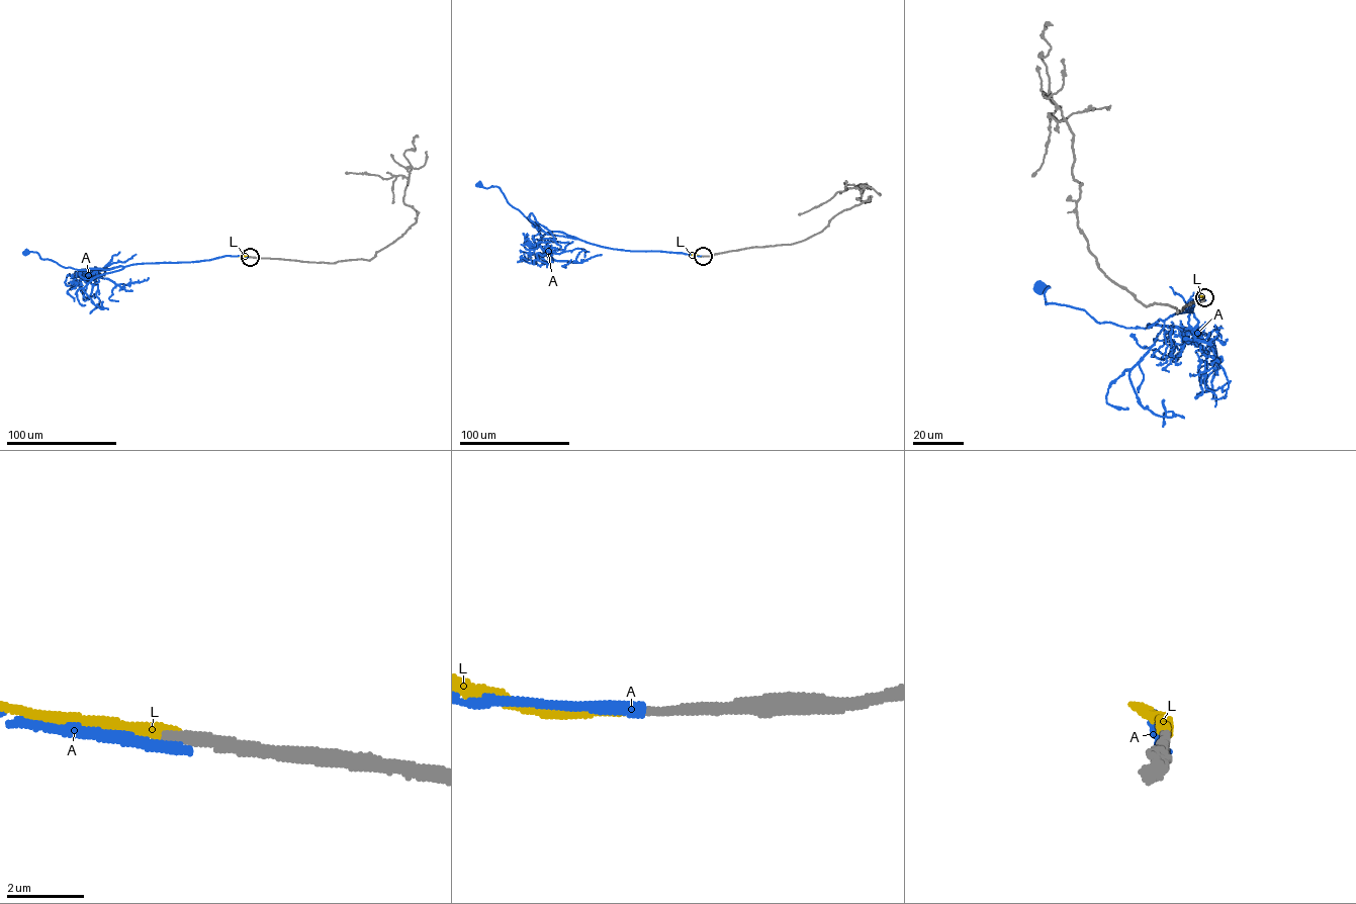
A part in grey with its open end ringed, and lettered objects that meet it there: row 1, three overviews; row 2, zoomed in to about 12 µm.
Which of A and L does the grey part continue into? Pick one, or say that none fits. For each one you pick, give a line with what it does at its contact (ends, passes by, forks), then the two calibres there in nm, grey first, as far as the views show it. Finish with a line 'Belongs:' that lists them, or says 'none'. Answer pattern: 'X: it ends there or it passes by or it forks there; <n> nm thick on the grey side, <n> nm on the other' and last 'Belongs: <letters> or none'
L: it ends there; 280 nm thick on the grey side, 280 nm on the other
Belongs: L

